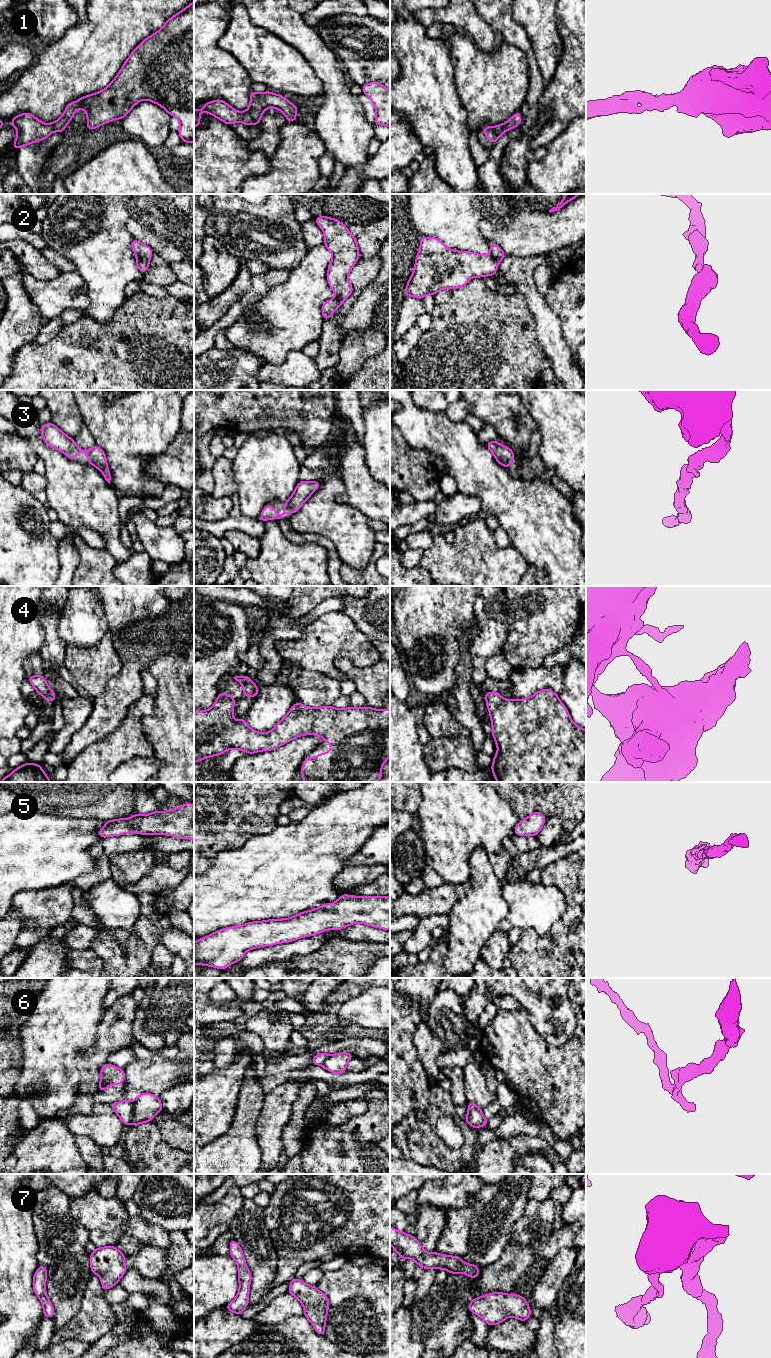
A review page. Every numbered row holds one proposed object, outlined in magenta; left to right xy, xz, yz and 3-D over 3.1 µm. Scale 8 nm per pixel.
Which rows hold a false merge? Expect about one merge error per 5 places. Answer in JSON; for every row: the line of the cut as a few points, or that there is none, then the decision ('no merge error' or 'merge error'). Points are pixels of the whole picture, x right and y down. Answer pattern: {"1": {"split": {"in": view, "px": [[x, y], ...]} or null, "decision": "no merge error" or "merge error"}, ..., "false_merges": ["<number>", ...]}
{"1": {"split": null, "decision": "no merge error"}, "2": {"split": null, "decision": "no merge error"}, "3": {"split": null, "decision": "no merge error"}, "4": {"split": {"in": "xz", "px": [[250, 680], [243, 685]]}, "decision": "merge error"}, "5": {"split": null, "decision": "no merge error"}, "6": {"split": {"in": "xy", "px": [[132, 1101], [132, 1118], [129, 1124]]}, "decision": "merge error"}, "7": {"split": null, "decision": "no merge error"}, "false_merges": ["4", "6"]}

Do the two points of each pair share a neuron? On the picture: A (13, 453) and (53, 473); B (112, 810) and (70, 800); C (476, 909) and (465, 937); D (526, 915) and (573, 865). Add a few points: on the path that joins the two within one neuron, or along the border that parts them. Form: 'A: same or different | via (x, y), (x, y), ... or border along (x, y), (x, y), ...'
A: different | border along (24, 437), (37, 457)
B: same | via (102, 800), (80, 800)
C: same | via (476, 916), (472, 920), (469, 930)
D: different | border along (539, 882), (556, 886), (562, 892), (567, 905)

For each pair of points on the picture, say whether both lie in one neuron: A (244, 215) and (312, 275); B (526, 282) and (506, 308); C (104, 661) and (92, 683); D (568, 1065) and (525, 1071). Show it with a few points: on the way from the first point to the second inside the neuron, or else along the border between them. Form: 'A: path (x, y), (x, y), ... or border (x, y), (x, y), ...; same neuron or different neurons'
A: border (308, 248), (302, 259), (290, 269); different neurons
B: border (516, 292), (524, 298), (530, 312); different neurons
C: path (99, 666), (93, 672), (93, 678); same neuron
D: path (557, 1067), (545, 1067), (541, 1071), (536, 1071); same neuron

